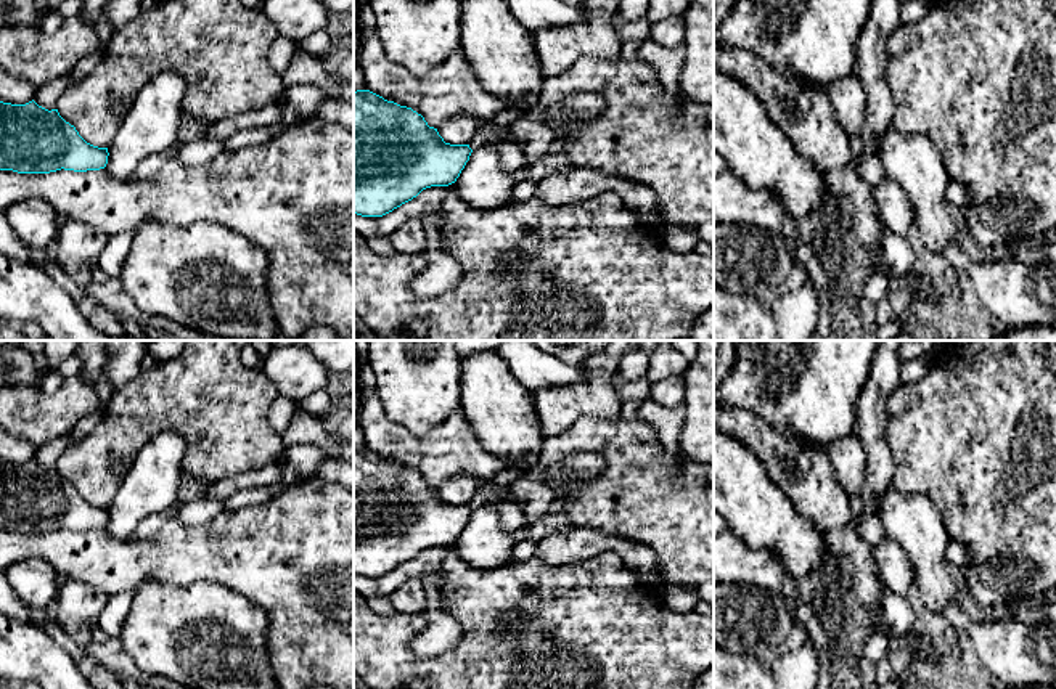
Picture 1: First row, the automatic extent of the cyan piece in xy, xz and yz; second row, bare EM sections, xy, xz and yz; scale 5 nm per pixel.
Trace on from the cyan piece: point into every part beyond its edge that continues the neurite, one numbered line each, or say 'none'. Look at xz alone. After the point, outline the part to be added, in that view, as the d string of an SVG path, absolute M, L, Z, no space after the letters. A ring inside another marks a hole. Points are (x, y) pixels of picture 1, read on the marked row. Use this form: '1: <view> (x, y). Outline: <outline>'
1: xz (489, 132). Outline: M506 108L498 116L495 116L492 120L485 120L479 125L476 135L469 141L471 149L484 148L489 145L497 143L498 140L503 140L503 128L511 127L514 120L524 116L524 111L521 108Z

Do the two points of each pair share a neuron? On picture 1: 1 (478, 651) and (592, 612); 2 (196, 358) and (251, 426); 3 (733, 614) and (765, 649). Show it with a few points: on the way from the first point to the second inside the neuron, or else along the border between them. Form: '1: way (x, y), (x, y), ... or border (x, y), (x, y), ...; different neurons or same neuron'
1: way (492, 615), (516, 601), (556, 612); same neuron
2: way (208, 375), (208, 383), (235, 410); same neuron
3: way (741, 622), (759, 641); same neuron

